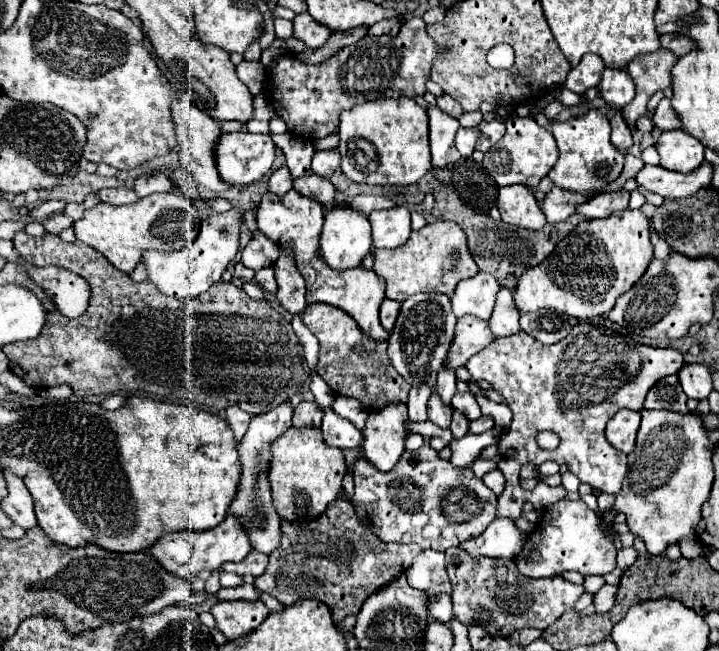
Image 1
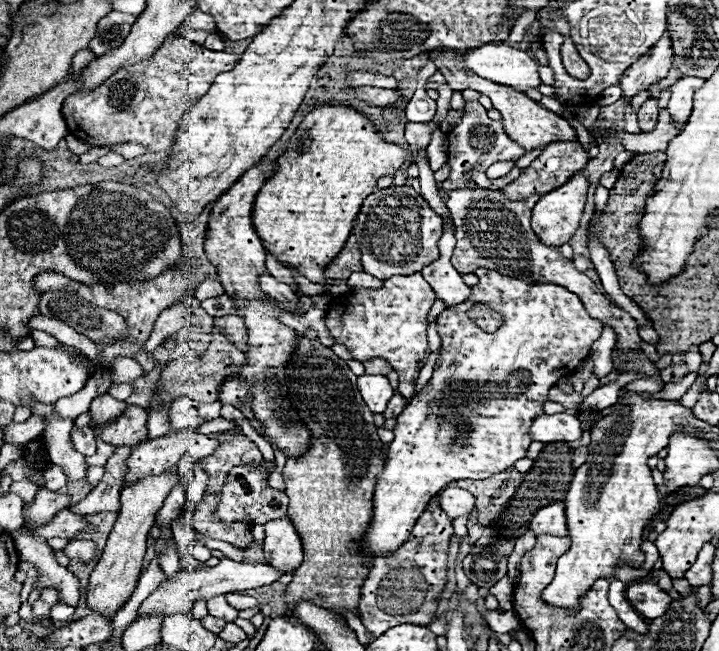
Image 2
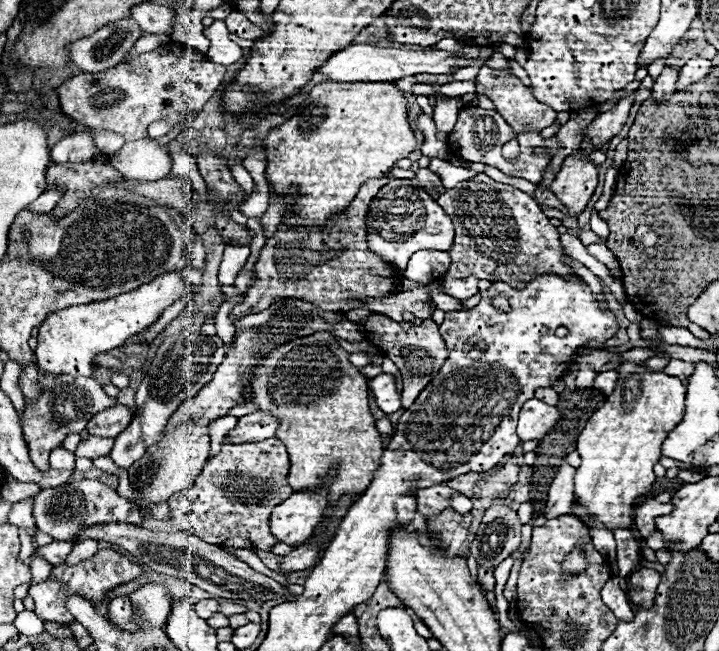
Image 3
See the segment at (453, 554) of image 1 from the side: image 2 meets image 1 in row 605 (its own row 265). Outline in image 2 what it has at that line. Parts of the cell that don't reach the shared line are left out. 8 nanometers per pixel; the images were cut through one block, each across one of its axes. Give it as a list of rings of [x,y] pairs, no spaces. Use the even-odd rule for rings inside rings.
[[[454,188],[446,198],[446,206],[452,214],[456,226],[456,248],[452,254],[452,264],[460,274],[472,274],[476,268],[490,268],[504,276],[520,278],[528,284],[558,284],[574,292],[586,306],[592,318],[608,324],[616,330],[618,350],[628,352],[640,346],[638,324],[624,310],[616,308],[584,274],[578,272],[570,258],[564,258],[558,248],[546,246],[530,228],[532,210],[526,208],[524,200],[508,200],[502,190],[490,188]]]

